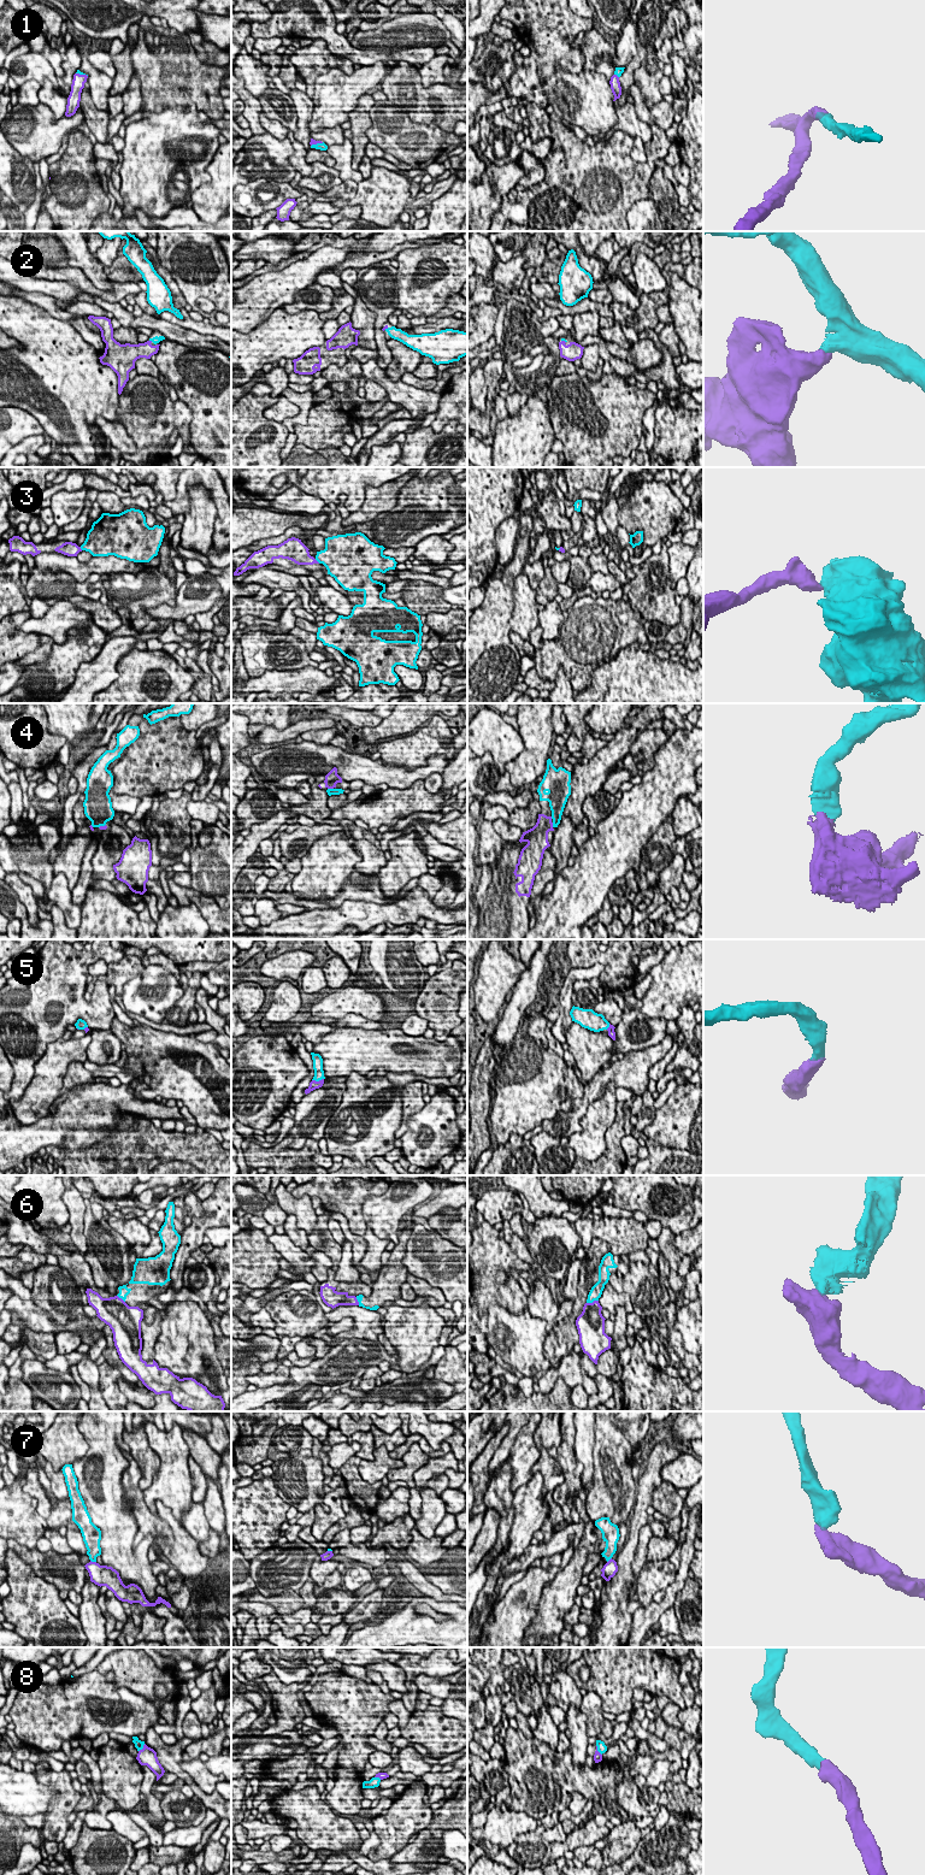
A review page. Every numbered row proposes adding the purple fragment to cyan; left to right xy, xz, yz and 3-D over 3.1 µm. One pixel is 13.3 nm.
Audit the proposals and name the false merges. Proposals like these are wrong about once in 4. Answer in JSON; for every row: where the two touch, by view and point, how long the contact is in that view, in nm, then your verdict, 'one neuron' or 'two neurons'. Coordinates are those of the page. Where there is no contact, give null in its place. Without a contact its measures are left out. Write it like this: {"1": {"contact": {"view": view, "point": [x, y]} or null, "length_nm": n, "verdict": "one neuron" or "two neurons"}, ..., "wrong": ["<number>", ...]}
{"1": {"contact": {"view": "xz", "point": [317, 143]}, "length_nm": 180, "verdict": "one neuron"}, "2": {"contact": {"view": "yz", "point": [564, 340]}, "length_nm": 70, "verdict": "one neuron"}, "3": {"contact": {"view": "xz", "point": [317, 560]}, "length_nm": 100, "verdict": "two neurons"}, "4": {"contact": {"view": "xz", "point": [330, 789]}, "length_nm": 80, "verdict": "one neuron"}, "5": {"contact": {"view": "xz", "point": [317, 1080]}, "length_nm": 160, "verdict": "one neuron"}, "6": {"contact": {"view": "yz", "point": [591, 1302]}, "length_nm": 170, "verdict": "two neurons"}, "7": {"contact": {"view": "xy", "point": [93, 1561]}, "length_nm": 90, "verdict": "two neurons"}, "8": {"contact": {"view": "xy", "point": [142, 1747]}, "length_nm": 140, "verdict": "one neuron"}, "wrong": ["3", "6", "7"]}

